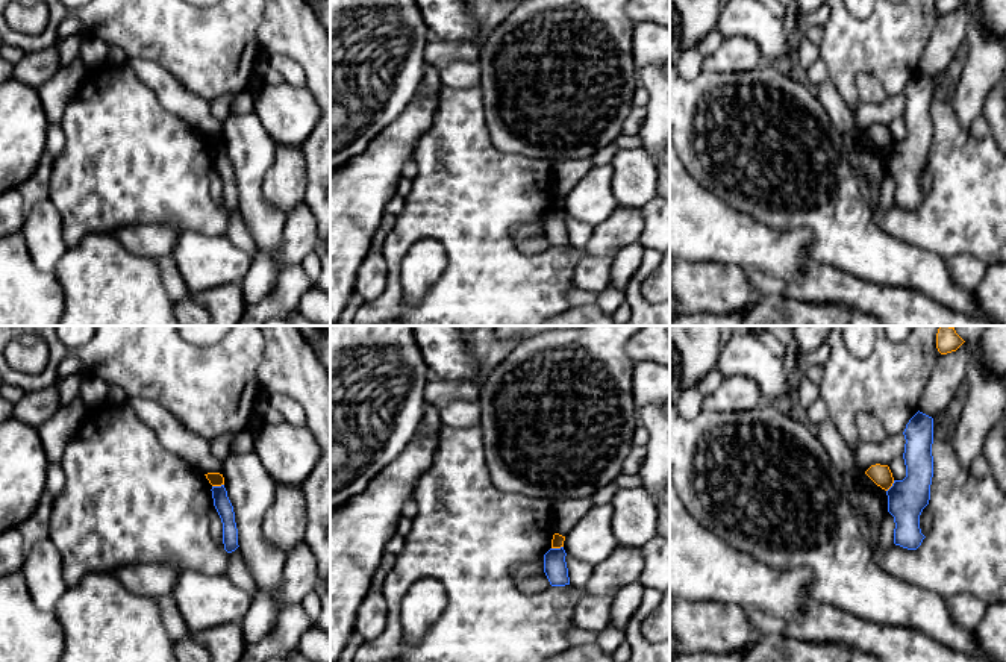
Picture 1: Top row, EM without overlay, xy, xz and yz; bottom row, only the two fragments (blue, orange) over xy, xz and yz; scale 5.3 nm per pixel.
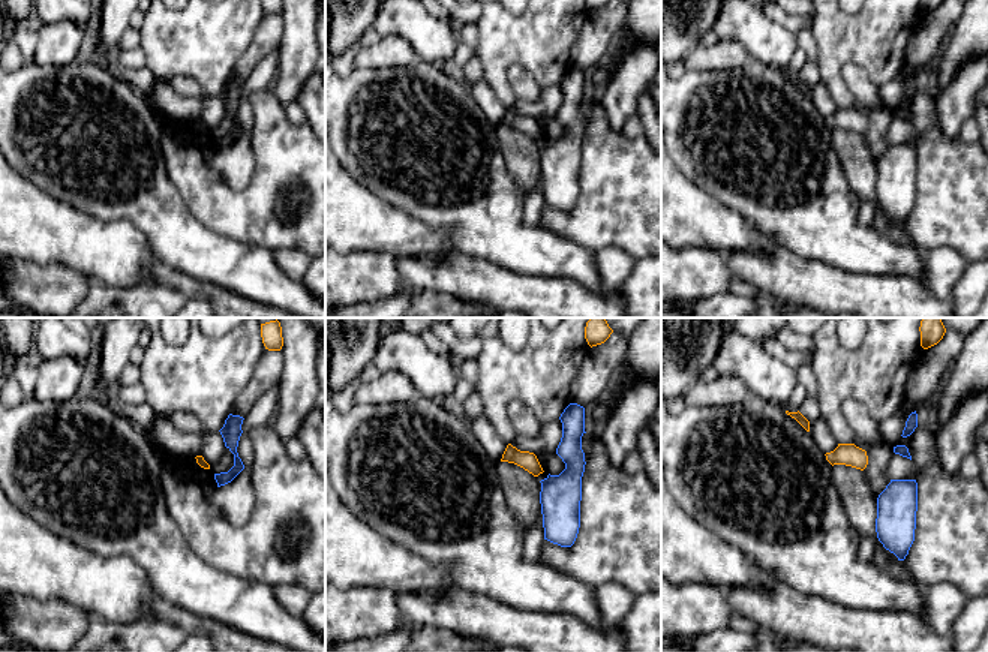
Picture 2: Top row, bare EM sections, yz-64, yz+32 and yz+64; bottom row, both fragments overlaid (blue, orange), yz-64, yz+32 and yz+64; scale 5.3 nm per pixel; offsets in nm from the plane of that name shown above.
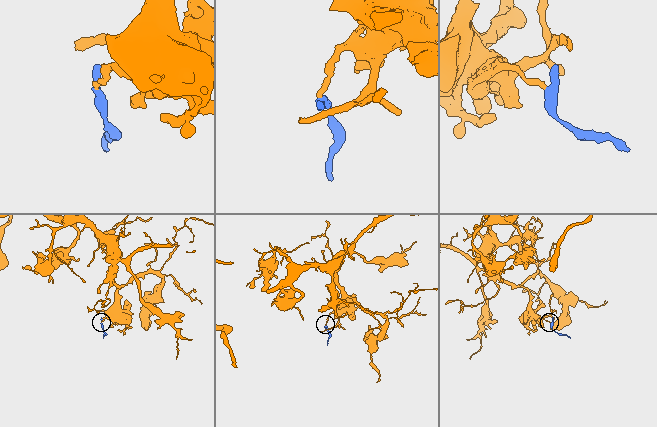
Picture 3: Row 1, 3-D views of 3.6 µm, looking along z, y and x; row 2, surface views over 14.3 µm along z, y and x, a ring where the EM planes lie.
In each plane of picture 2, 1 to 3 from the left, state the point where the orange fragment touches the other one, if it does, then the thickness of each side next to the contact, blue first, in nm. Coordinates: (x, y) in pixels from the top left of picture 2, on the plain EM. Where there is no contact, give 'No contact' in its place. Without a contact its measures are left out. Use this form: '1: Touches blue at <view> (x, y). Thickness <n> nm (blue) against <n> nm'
1: No contact
2: No contact
3: No contact

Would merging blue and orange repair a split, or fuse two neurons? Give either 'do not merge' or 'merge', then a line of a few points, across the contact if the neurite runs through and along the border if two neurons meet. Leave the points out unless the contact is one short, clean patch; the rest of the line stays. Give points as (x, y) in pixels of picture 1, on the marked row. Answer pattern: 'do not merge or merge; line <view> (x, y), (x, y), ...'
do not merge; line xy (223, 484), (212, 487)

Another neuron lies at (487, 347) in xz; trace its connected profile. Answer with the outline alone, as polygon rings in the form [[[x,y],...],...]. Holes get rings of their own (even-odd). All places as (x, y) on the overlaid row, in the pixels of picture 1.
[[[477,326],[470,338],[468,345],[471,356],[479,362],[477,377],[474,383],[480,388],[491,371],[503,362],[508,354],[520,342],[517,336],[500,339],[495,335],[494,326]]]

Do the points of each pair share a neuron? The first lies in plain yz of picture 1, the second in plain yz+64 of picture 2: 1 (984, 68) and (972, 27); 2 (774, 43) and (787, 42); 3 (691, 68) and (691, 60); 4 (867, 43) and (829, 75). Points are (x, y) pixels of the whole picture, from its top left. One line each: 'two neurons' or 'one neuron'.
1: two neurons
2: one neuron
3: two neurons
4: one neuron

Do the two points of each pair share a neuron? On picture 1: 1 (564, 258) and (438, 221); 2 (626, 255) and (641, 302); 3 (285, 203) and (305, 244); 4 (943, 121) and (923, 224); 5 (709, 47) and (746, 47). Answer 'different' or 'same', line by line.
1: same
2: different
3: different
4: same
5: different

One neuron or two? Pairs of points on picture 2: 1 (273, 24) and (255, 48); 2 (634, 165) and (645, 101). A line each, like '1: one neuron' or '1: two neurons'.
1: one neuron
2: two neurons

